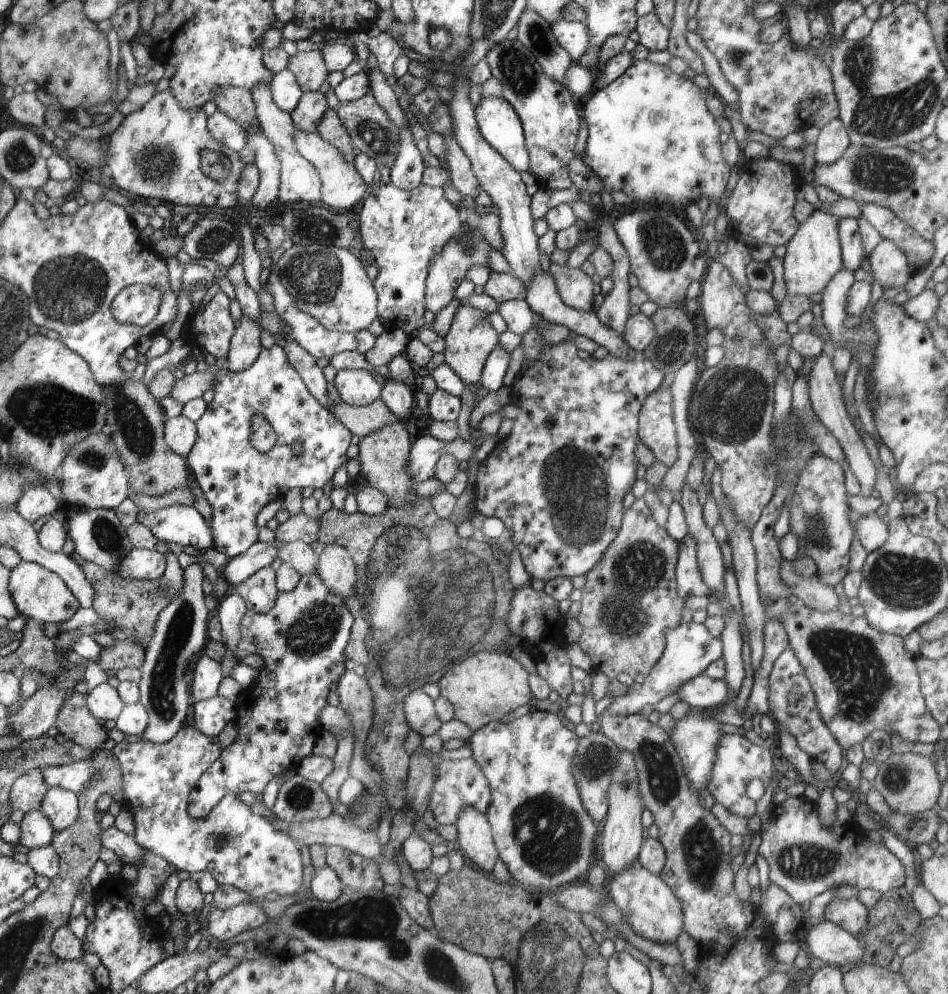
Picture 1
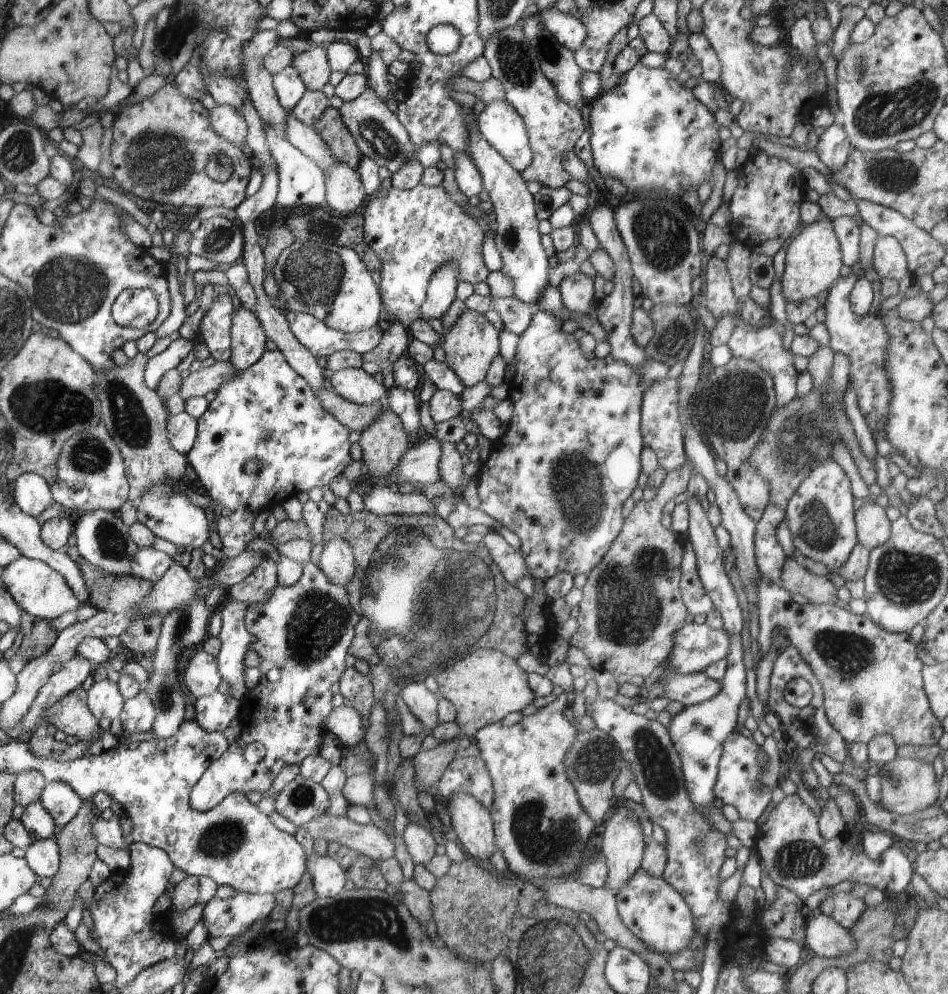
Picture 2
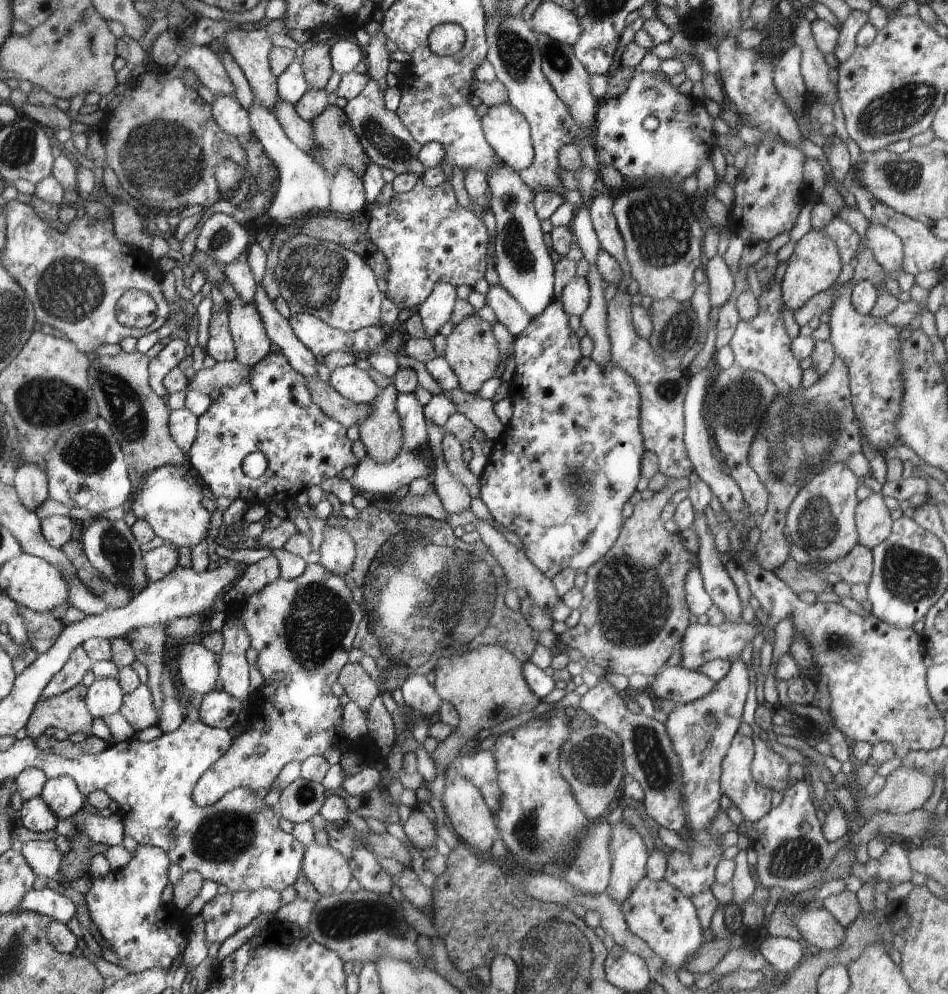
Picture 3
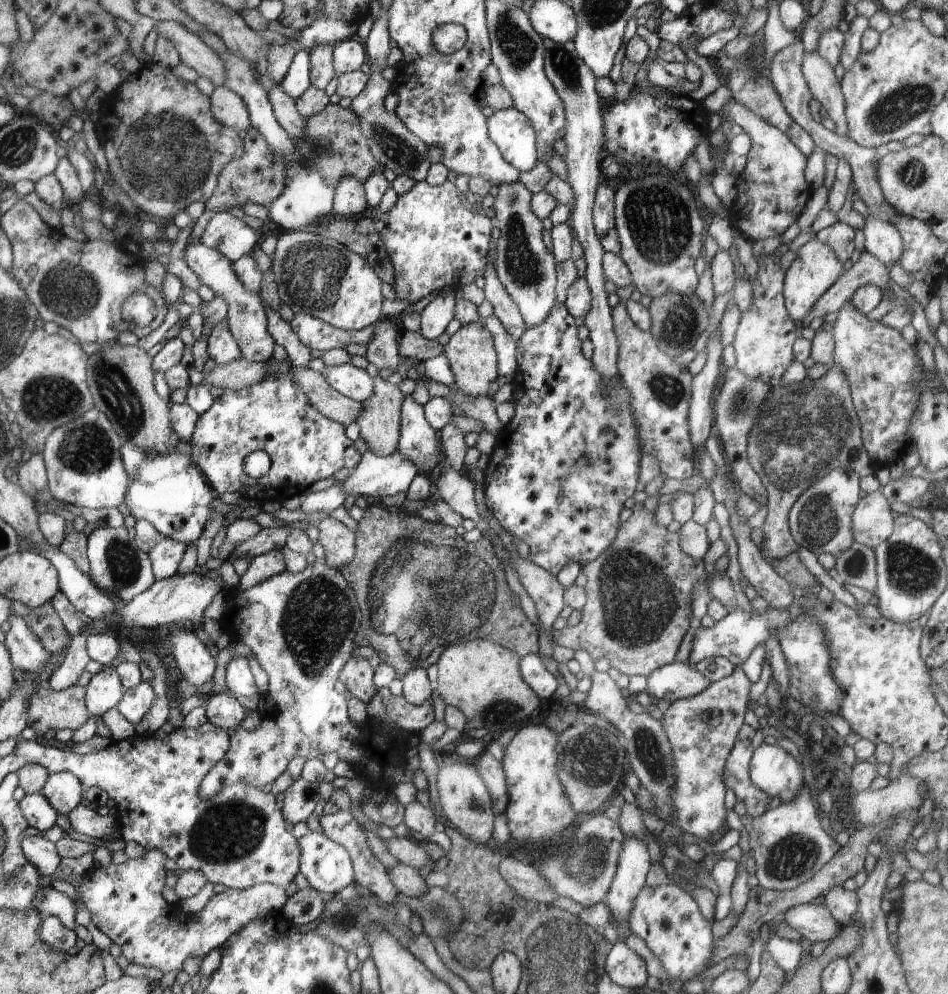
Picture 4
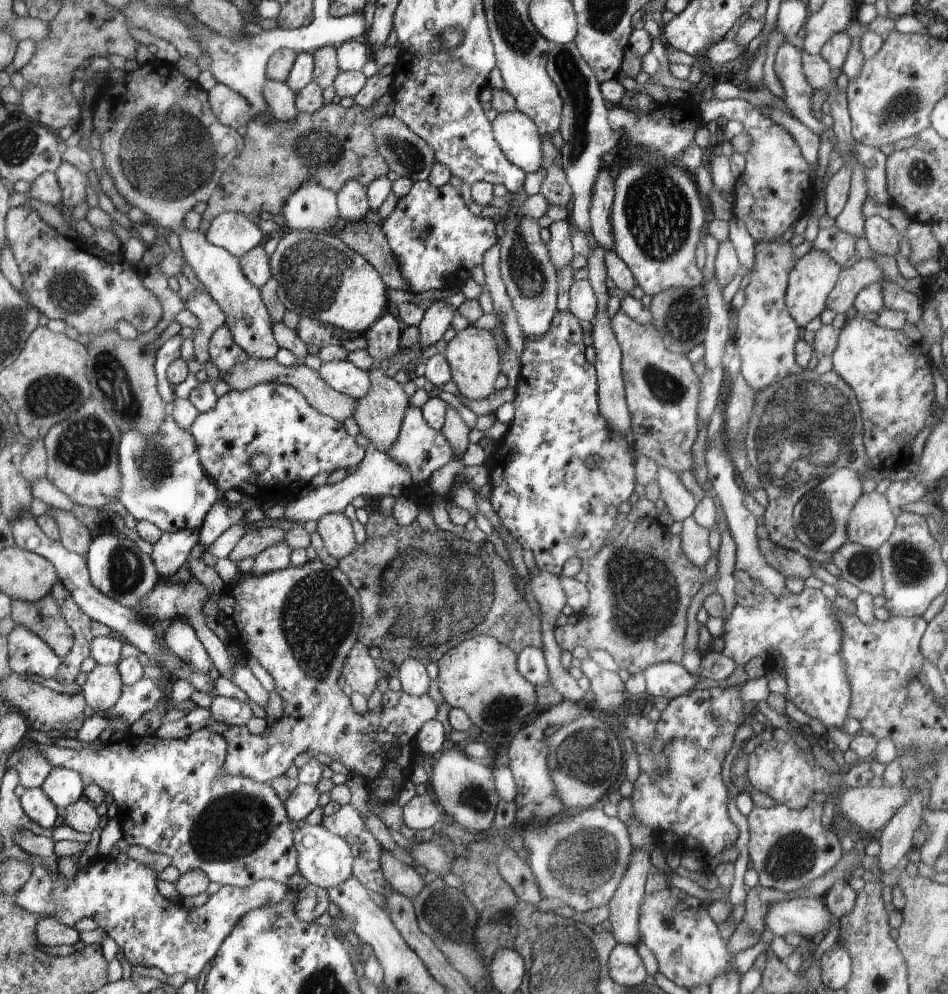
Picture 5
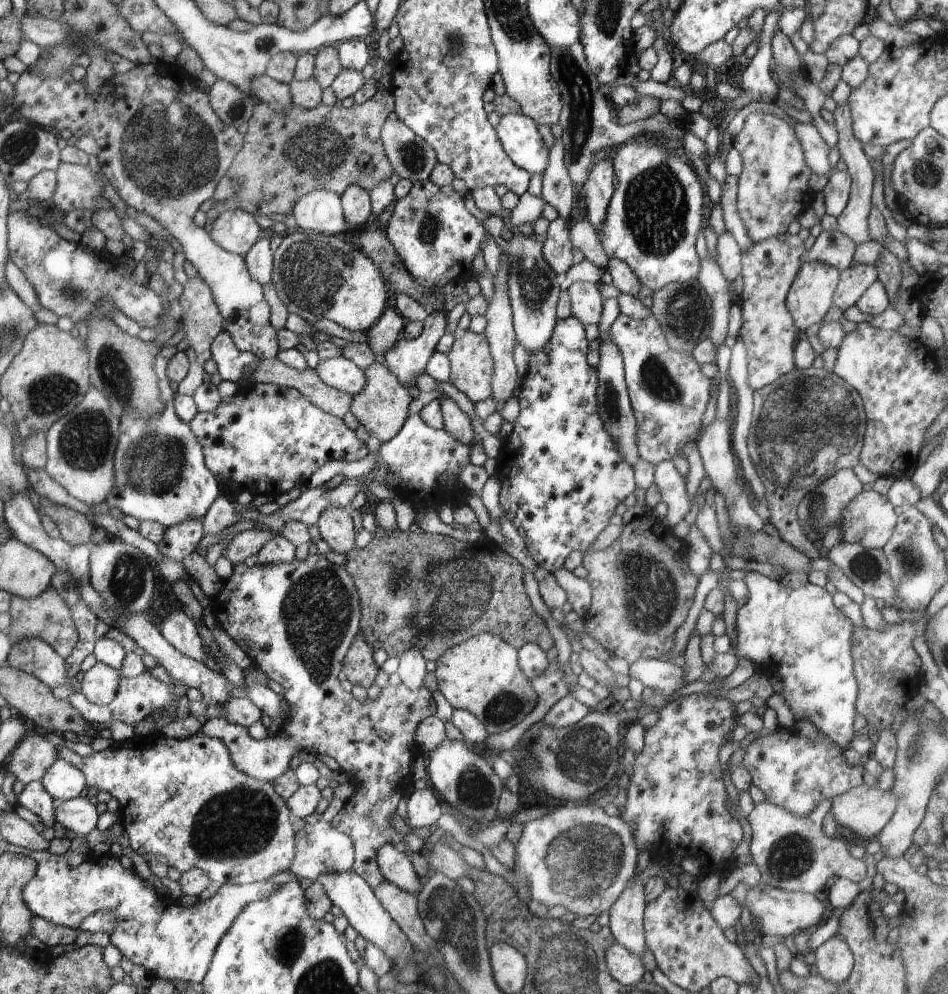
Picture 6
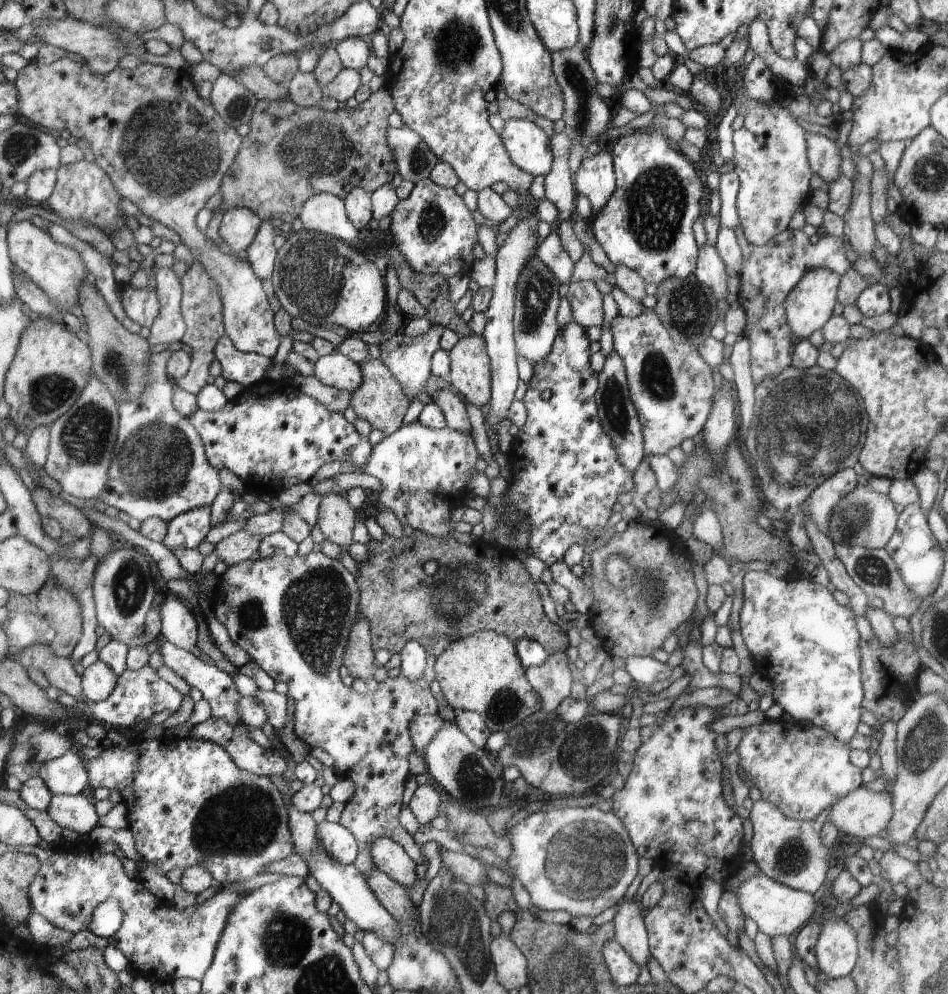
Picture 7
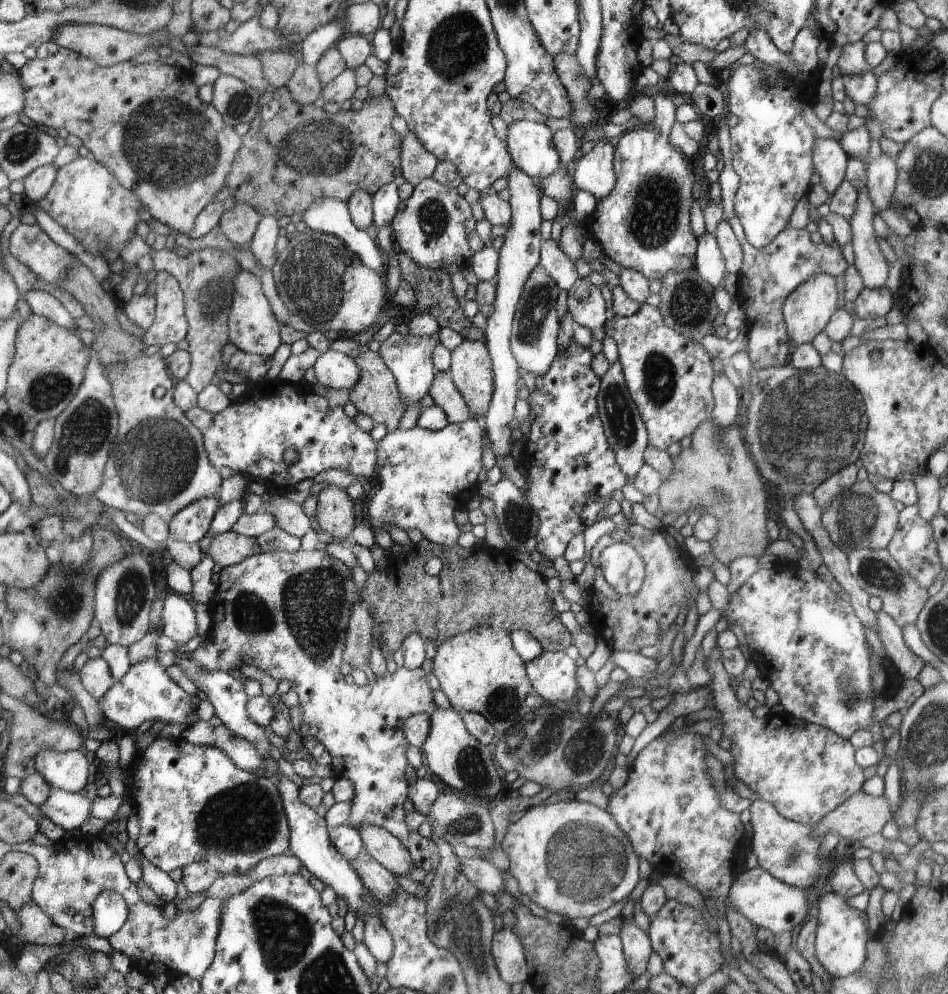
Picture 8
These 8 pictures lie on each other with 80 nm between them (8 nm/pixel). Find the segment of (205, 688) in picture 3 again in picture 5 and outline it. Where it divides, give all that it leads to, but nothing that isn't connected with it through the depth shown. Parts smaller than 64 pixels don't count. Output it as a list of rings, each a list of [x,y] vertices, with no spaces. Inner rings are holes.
[[[186,620],[172,622],[165,631],[164,639],[169,650],[195,671],[208,675],[214,667],[203,642]]]

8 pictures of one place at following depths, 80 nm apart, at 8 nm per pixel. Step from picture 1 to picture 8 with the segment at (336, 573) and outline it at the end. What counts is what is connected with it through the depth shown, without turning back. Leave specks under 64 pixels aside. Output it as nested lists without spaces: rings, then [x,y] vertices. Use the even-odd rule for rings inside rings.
[[[329,485],[317,496],[316,520],[323,532],[328,532],[338,540],[348,540],[356,524],[354,504],[348,494],[336,485]]]

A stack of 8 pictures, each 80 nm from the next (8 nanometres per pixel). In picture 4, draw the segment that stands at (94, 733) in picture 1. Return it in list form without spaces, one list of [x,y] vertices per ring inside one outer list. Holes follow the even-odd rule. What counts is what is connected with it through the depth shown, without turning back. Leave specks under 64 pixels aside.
[[[72,685],[61,691],[42,686],[30,697],[27,726],[34,730],[38,741],[50,728],[78,730],[91,717],[86,705],[87,687]]]

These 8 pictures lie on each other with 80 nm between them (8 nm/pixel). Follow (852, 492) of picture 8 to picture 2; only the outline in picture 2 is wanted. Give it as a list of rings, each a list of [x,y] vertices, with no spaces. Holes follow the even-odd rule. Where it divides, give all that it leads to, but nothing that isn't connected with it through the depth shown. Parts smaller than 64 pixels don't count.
[[[870,502],[855,510],[857,539],[869,549],[883,545],[891,535],[891,521],[886,516],[884,507]]]

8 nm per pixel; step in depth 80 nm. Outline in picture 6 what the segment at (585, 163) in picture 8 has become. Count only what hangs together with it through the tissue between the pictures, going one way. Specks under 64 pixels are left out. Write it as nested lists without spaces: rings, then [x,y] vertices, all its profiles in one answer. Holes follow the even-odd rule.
[[[609,161],[595,162],[590,169],[587,181],[580,190],[587,208],[585,219],[592,224],[598,232],[606,218],[614,190],[615,170]]]

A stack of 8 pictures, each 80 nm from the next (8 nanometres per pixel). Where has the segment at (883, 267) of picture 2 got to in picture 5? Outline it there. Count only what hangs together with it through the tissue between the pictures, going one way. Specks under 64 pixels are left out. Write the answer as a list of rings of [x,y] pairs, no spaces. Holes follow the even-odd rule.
[[[878,215],[867,218],[863,237],[874,252],[874,256],[888,254],[896,256],[900,250],[902,234],[887,220]]]

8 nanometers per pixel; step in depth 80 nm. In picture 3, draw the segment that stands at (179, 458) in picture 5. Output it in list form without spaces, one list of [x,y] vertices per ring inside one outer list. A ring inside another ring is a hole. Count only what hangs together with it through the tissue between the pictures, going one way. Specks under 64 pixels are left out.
[[[185,464],[182,467],[165,466],[156,469],[145,483],[130,496],[131,511],[138,521],[147,522],[154,532],[176,548],[193,548],[202,543],[210,530],[210,514],[202,506],[202,490],[192,478]]]

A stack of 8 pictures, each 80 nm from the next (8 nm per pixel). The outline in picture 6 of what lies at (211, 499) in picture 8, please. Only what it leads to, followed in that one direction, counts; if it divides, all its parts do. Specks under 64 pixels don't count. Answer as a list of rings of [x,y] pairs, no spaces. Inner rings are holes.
[[[188,517],[178,525],[166,528],[159,550],[164,556],[182,562],[188,554],[196,551],[204,534],[204,518]]]

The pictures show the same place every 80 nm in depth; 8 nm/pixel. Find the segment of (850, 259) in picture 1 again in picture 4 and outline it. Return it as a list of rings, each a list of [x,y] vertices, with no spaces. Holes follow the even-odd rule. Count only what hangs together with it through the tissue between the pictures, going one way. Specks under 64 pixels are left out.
[[[837,220],[834,224],[815,233],[818,240],[832,249],[841,263],[857,255],[854,247],[855,230],[850,225]]]

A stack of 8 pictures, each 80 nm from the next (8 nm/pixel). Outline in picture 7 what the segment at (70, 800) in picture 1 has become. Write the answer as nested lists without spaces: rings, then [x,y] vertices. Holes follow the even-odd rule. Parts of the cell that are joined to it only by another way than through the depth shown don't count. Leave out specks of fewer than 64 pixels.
[[[75,747],[71,752],[52,758],[40,766],[39,778],[52,795],[76,795],[88,785],[88,772],[84,768],[84,756]]]

